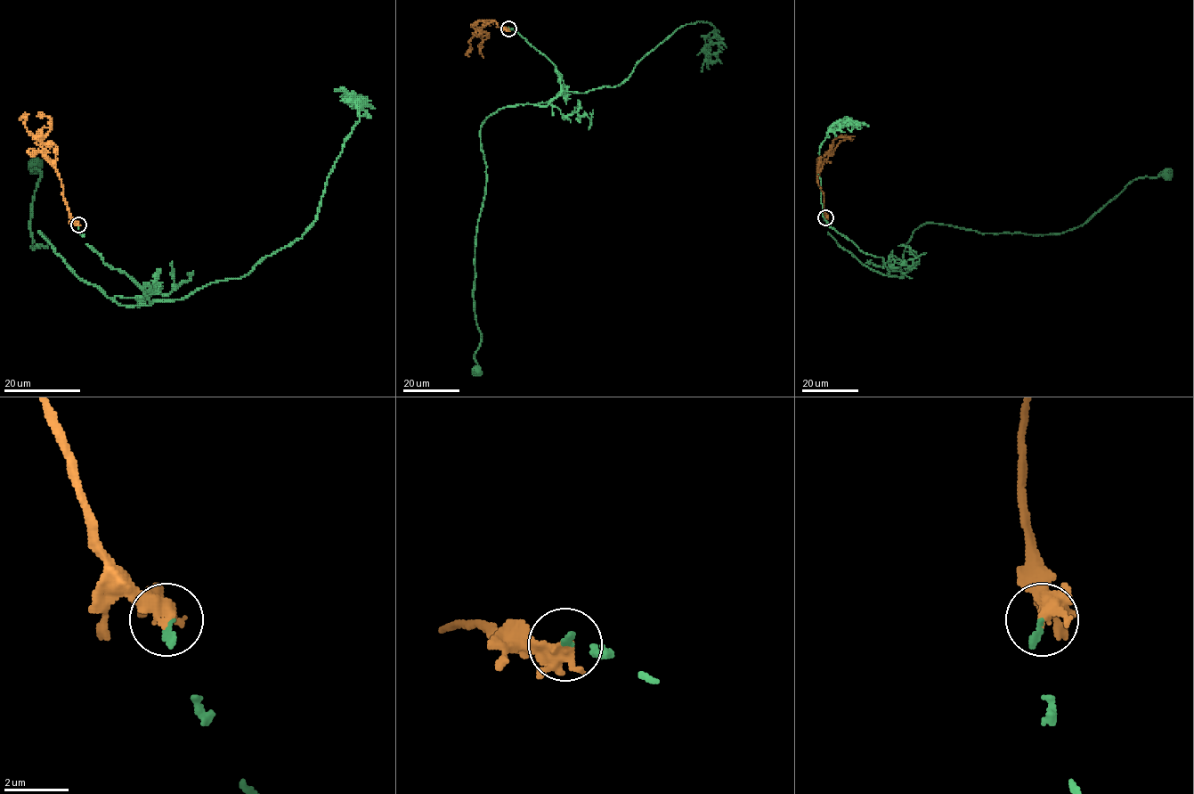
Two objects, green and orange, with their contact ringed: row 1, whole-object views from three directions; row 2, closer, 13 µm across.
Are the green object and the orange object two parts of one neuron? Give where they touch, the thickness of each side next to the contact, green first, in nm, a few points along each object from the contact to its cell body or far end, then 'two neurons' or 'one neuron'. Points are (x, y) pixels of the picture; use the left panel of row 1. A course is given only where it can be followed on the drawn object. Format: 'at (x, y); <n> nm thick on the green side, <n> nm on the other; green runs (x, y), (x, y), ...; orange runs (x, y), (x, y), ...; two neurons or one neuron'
at (78, 225); 160 nm thick on the green side, 320 nm on the other; green runs (78, 225), (86, 243), (150, 304), (119, 305), (81, 279), (38, 232), (48, 244), (32, 247), (36, 166); orange runs (77, 225), (70, 216), (58, 171), (42, 147), (42, 138), (51, 126), (47, 116), (39, 115), (44, 113); one neuron

